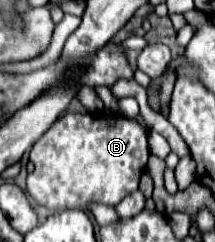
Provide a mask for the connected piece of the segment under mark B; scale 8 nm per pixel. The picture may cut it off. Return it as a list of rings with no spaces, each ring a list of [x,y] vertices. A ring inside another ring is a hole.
[[[69,112],[55,120],[55,124],[43,134],[35,146],[31,148],[31,162],[35,170],[27,176],[27,192],[41,204],[55,212],[59,210],[87,210],[89,202],[101,202],[107,206],[119,204],[127,194],[139,188],[142,174],[146,171],[145,164],[149,158],[147,130],[131,118],[121,114],[77,114]]]

